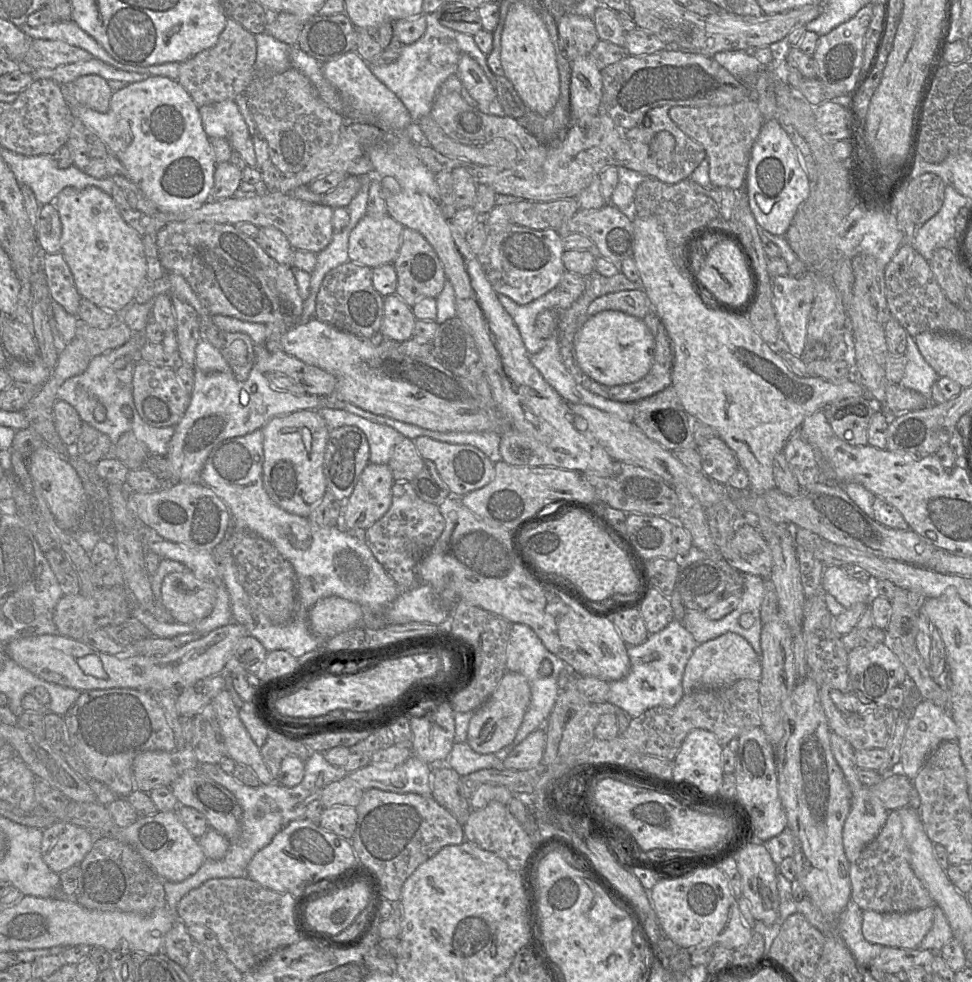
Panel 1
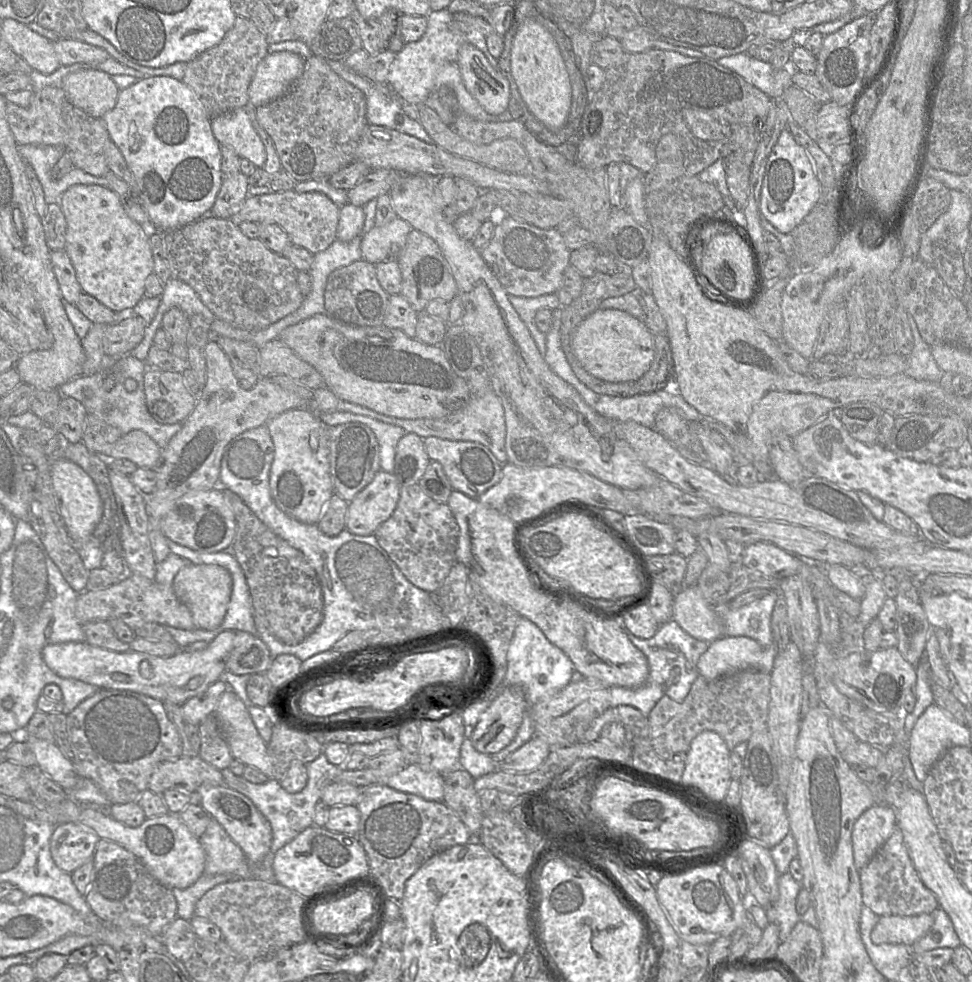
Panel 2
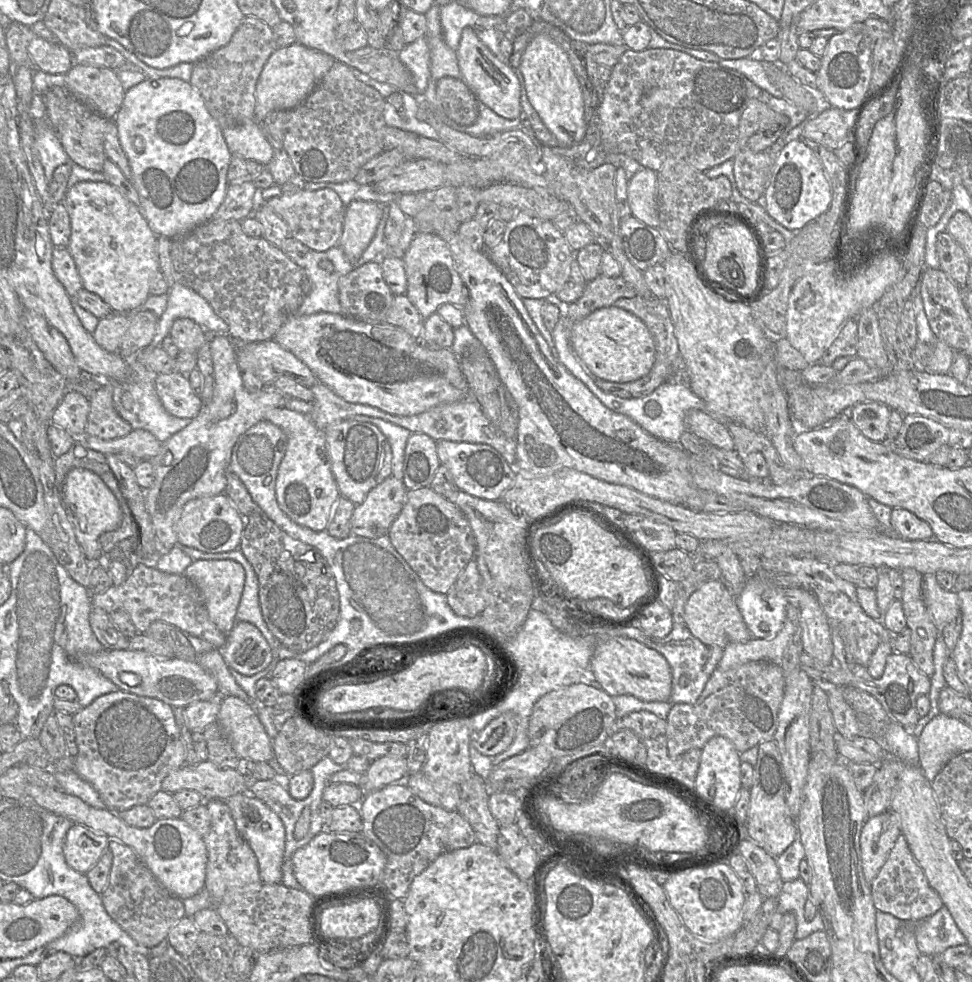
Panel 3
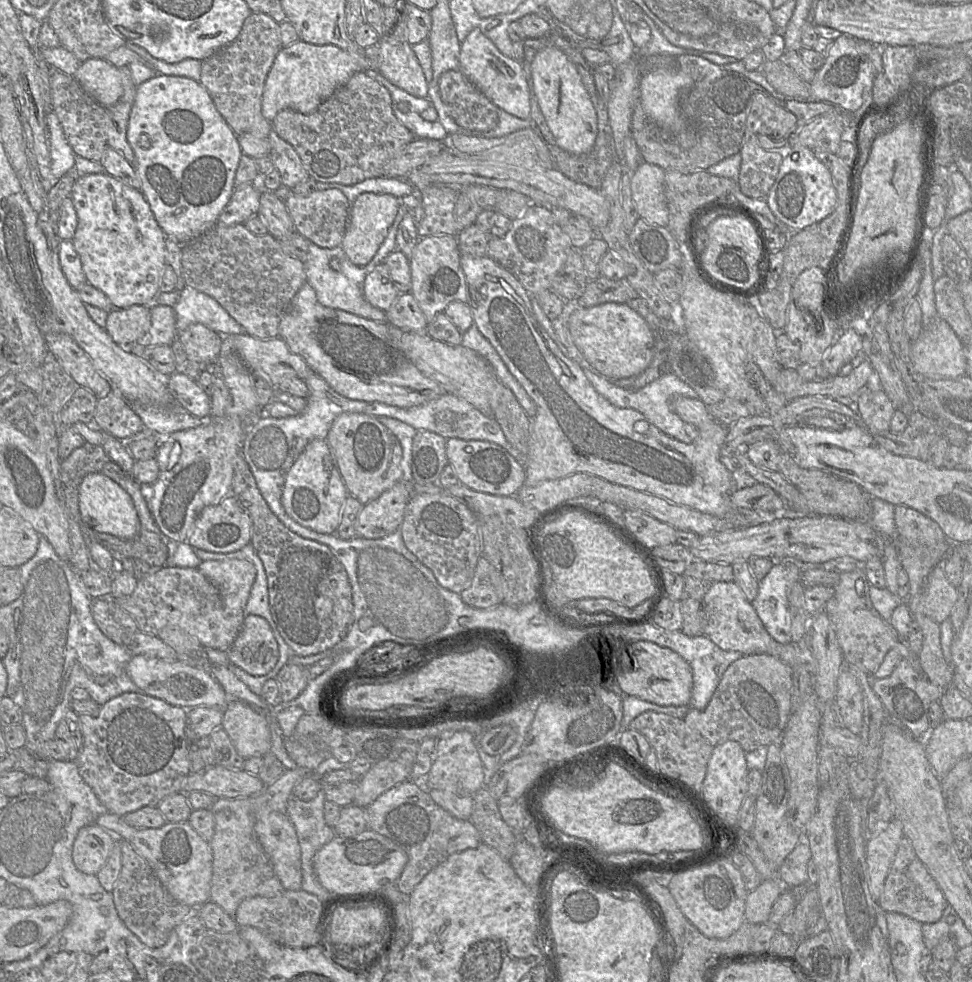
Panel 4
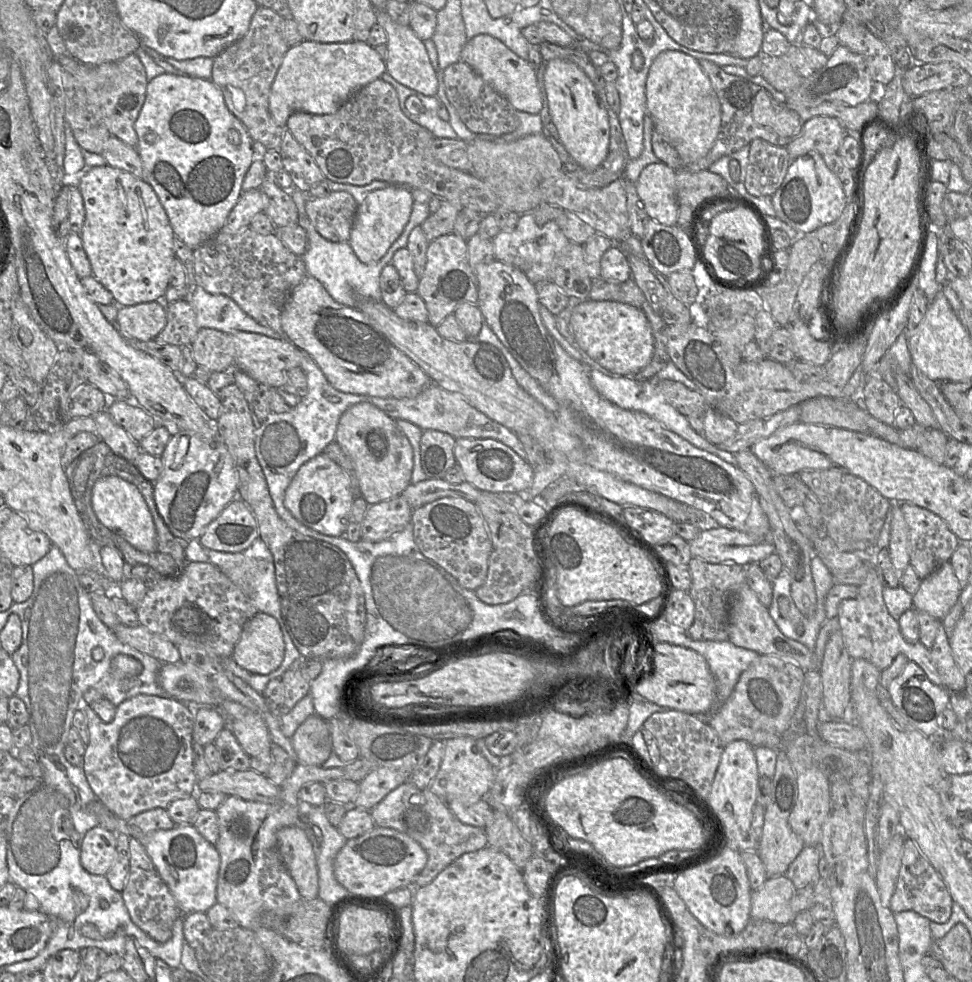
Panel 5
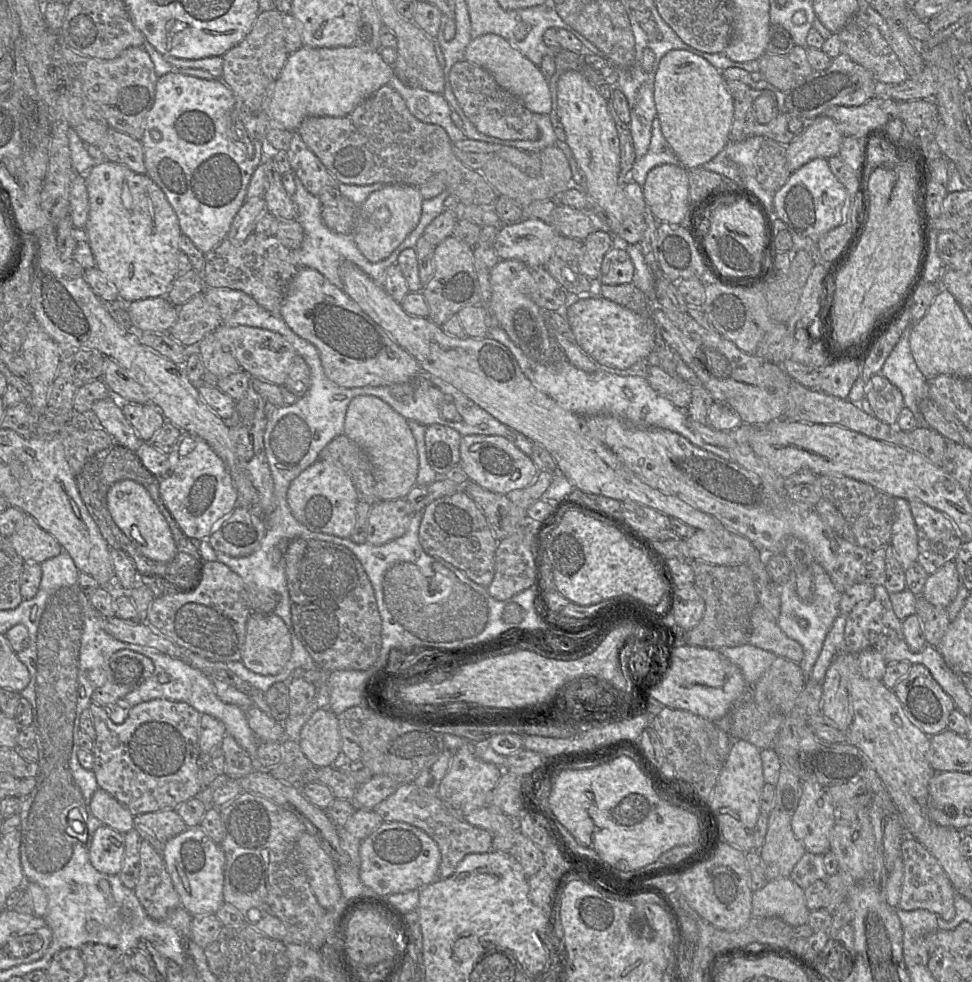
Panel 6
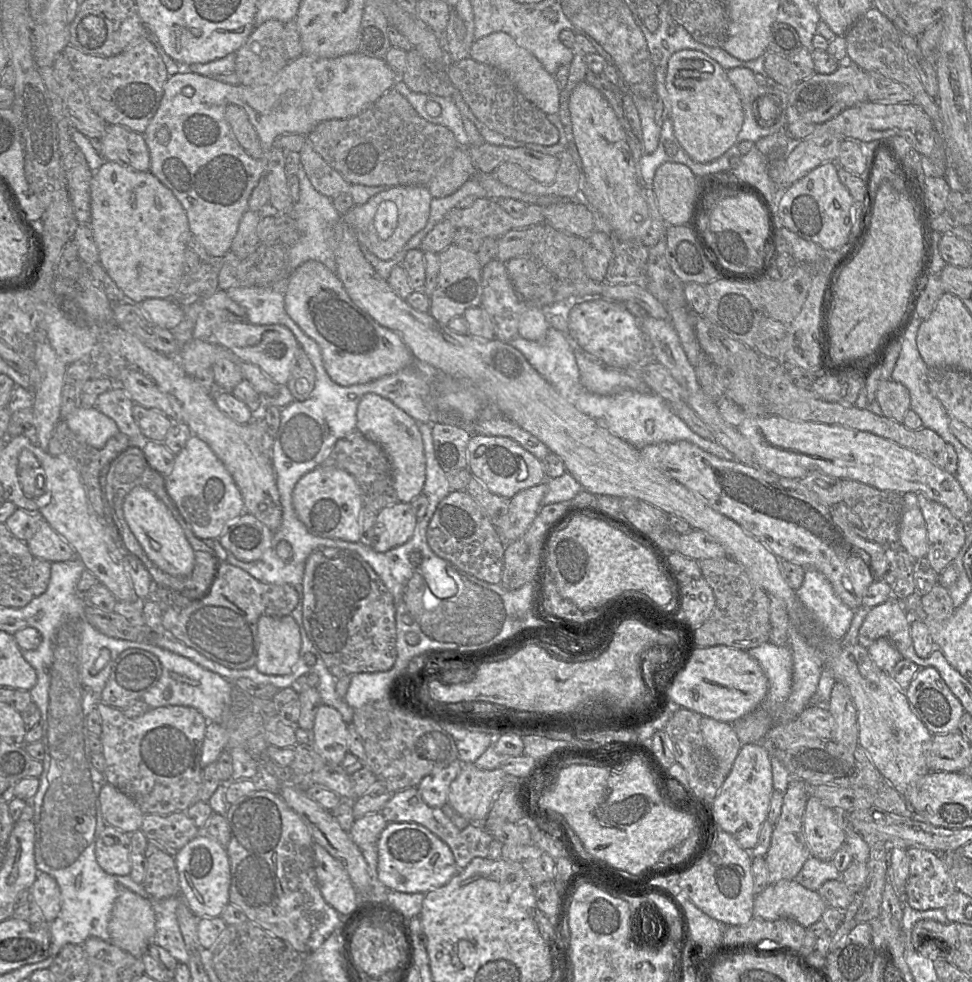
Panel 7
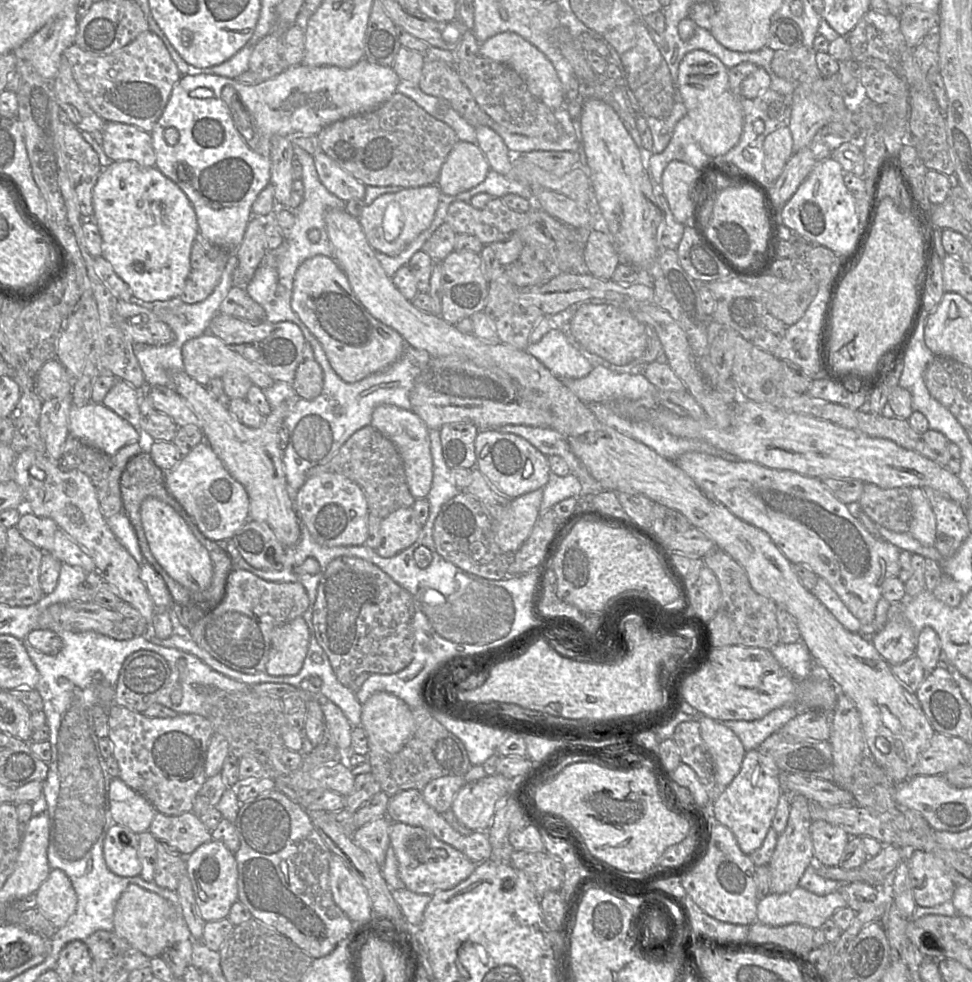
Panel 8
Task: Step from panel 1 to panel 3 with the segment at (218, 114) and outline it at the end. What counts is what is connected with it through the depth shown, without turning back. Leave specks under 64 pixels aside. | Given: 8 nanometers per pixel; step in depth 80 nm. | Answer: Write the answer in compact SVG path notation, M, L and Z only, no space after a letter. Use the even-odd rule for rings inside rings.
M256 120L244 121L234 128L222 129L225 142L232 154L245 160L255 160L267 166L272 149Z

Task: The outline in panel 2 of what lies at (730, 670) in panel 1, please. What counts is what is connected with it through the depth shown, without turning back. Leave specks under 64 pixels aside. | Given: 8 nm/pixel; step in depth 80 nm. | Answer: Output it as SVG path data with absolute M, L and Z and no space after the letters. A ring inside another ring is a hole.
M726 637L711 642L707 651L701 655L697 663L698 674L707 679L716 679L738 671L753 669L762 673L771 673L774 660L780 651L780 645L773 640L770 645L761 646L747 637Z

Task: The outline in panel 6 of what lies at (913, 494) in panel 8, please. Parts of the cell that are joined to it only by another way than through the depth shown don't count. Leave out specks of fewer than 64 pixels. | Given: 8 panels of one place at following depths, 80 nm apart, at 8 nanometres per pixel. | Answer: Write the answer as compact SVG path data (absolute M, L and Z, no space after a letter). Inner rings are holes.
M895 499L894 521L889 545L892 546L895 558L903 570L906 571L917 560L917 532L909 502L906 499Z

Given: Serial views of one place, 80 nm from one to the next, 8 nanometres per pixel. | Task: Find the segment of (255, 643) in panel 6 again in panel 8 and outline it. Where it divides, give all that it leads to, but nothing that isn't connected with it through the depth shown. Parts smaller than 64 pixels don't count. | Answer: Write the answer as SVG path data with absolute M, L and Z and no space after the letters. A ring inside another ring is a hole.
M302 617L276 627L271 634L265 673L272 676L296 675L307 656L309 639L310 631Z

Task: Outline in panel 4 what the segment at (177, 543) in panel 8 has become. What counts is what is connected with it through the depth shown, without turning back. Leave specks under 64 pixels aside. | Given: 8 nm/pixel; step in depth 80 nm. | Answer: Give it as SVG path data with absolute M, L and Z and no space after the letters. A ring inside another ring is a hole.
M100 472L89 473L82 479L79 485L79 511L83 524L96 532L129 540L140 530L139 517L131 496L118 483Z

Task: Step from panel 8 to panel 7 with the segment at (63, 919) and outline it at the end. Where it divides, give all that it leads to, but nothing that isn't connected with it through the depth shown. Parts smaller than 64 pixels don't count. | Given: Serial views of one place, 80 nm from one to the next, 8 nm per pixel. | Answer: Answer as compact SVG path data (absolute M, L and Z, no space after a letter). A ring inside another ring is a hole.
M38 872L29 891L43 912L46 921L53 922L61 909L61 893L55 878L49 874Z

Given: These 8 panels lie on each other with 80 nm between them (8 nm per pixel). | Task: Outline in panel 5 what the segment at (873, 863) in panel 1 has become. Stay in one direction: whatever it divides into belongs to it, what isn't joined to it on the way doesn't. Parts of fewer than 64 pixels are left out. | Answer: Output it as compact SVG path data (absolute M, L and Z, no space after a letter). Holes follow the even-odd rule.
M907 837L903 844L901 867L894 893L890 899L889 909L893 913L914 911L932 922L941 924L949 920L953 903L952 896L940 874L919 850L915 842Z

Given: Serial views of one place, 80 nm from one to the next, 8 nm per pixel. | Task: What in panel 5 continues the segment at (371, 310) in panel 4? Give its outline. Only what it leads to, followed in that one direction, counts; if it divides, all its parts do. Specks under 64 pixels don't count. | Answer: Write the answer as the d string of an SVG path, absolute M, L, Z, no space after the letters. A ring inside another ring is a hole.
M292 188L289 191L297 207L297 223L307 233L307 249L302 256L307 275L317 279L336 302L353 308L358 308L359 300L362 299L371 298L374 300L380 300L381 292L379 287L379 277L382 269L390 264L392 257L397 250L406 247L411 230L416 226L420 226L431 214L428 203L414 202L407 225L402 234L390 246L386 254L373 264L364 264L357 258L348 241L331 242L323 238L316 231L305 211L305 205L309 199L307 193L302 192L298 188Z

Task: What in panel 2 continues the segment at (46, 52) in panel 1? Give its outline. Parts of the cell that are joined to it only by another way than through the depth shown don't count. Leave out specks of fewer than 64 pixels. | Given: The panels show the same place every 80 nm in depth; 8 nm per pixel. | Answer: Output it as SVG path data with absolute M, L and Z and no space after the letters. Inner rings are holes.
M72 39L54 41L54 49L61 66L97 65L110 58L104 49Z

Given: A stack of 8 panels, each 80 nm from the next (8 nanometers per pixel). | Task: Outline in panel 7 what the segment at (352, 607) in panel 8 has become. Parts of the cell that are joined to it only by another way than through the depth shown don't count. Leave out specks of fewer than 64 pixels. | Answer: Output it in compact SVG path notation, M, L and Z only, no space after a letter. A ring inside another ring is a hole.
M334 547L314 550L305 561L301 584L303 627L336 678L390 670L397 659L393 597L357 553Z

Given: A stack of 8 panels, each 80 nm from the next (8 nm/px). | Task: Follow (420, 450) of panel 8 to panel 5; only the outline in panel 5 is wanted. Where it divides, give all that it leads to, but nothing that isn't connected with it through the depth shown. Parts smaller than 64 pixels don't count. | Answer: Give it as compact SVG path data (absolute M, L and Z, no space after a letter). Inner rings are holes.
M360 402L347 408L339 419L335 441L351 459L356 494L362 496L368 505L402 495L411 484L412 446L395 419L373 404Z

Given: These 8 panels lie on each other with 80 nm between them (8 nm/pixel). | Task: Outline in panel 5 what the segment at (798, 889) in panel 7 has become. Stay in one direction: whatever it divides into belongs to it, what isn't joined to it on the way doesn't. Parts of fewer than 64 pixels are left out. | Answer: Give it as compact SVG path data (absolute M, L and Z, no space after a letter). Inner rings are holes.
M785 875L767 877L760 888L751 892L750 917L778 925L792 923L796 914L790 908L790 899L795 891Z

